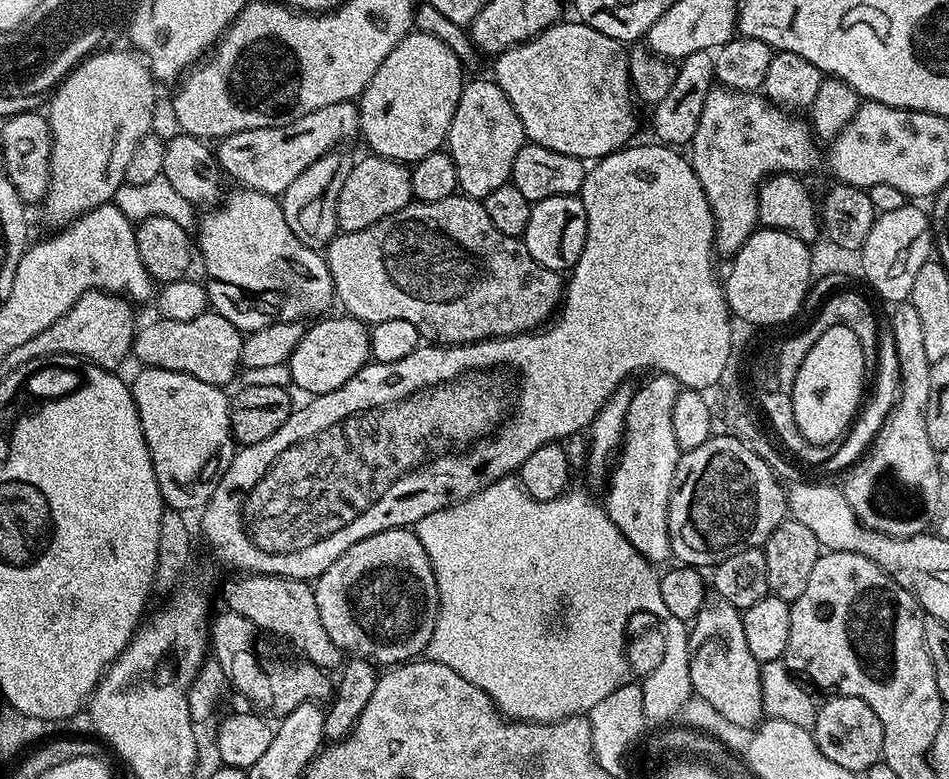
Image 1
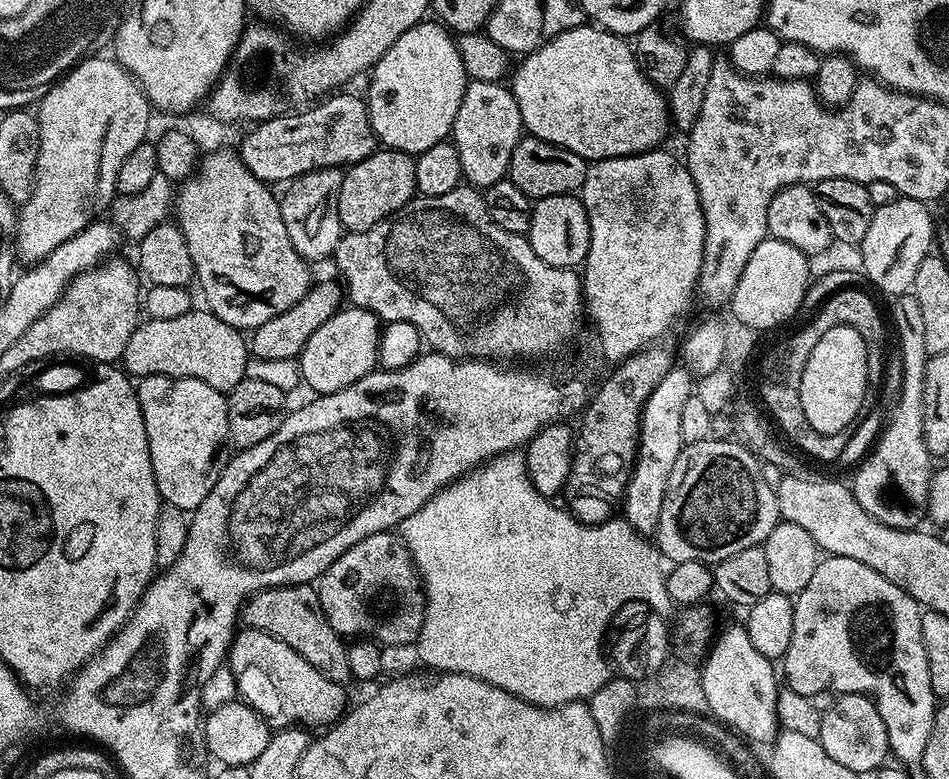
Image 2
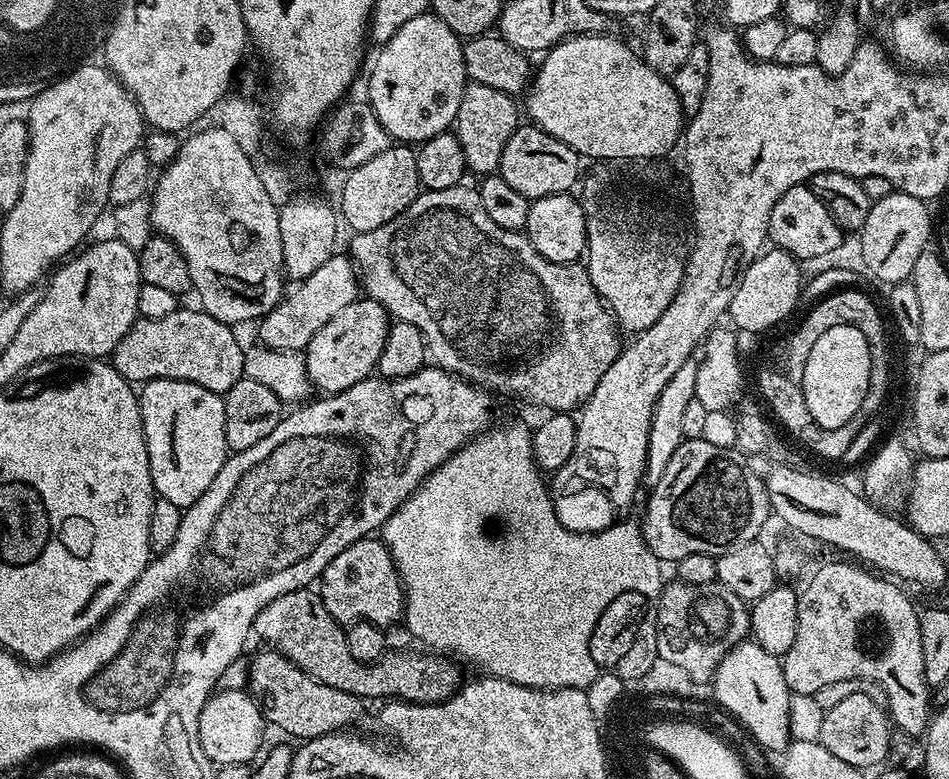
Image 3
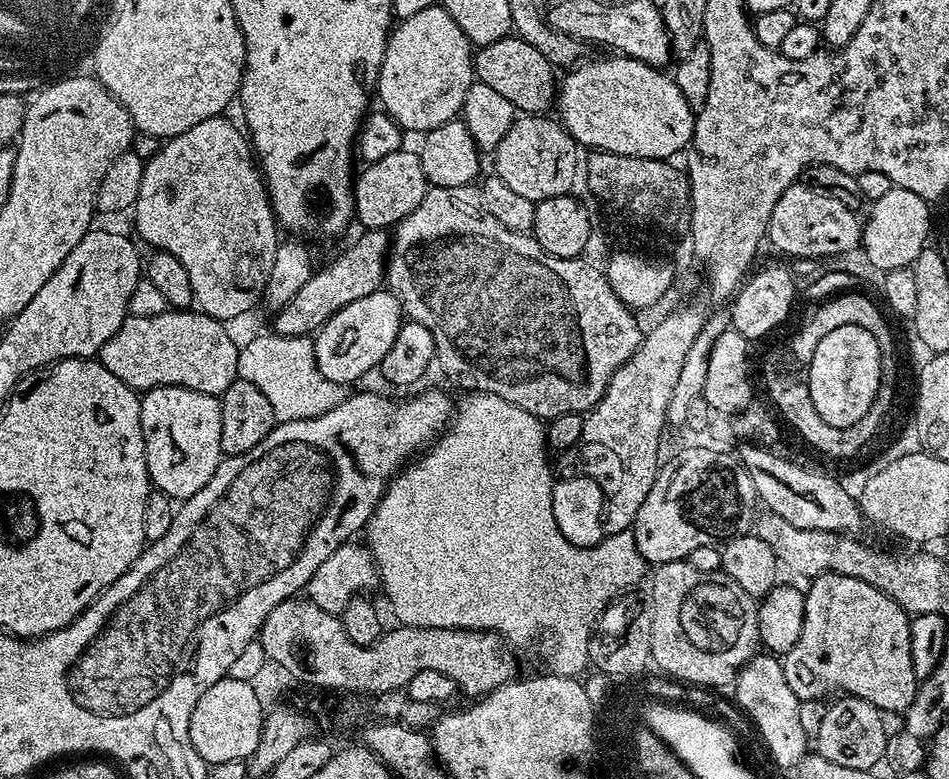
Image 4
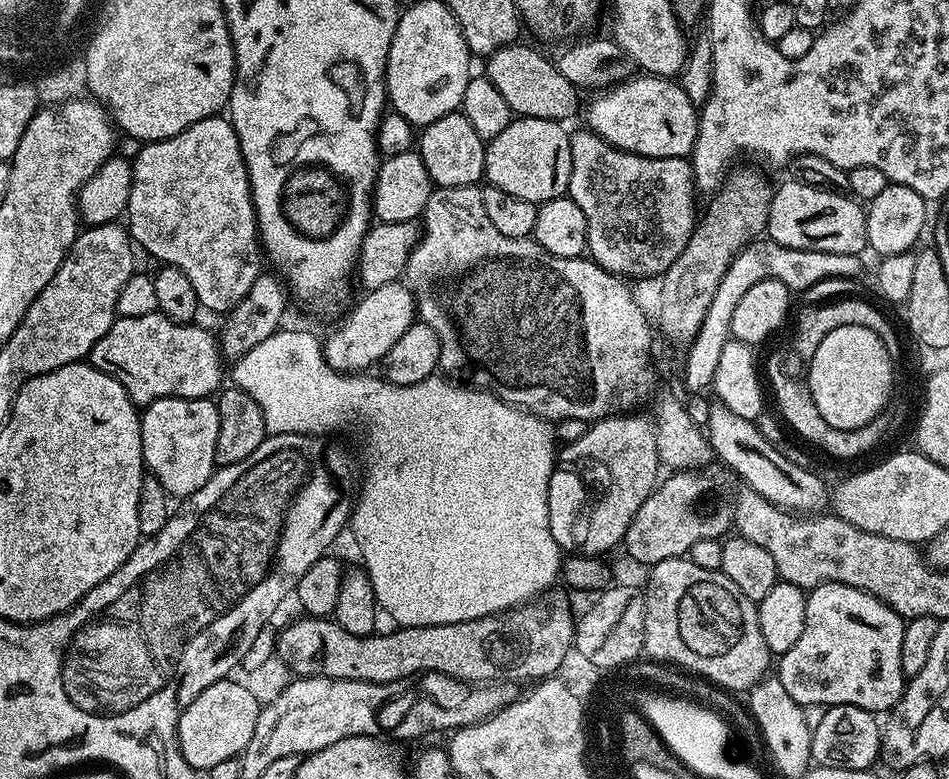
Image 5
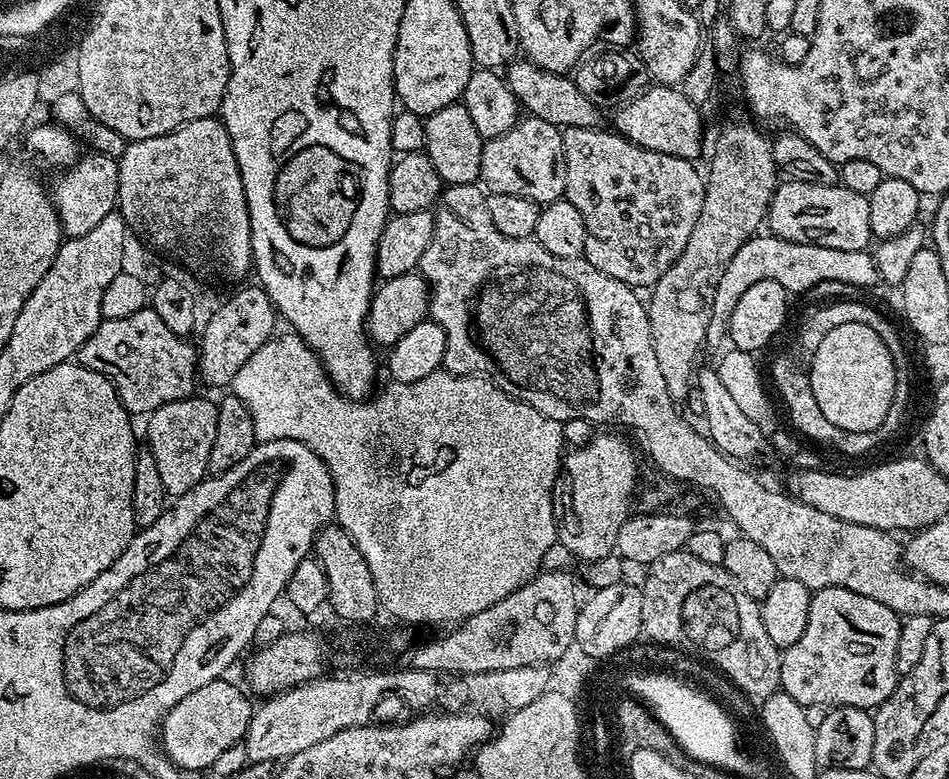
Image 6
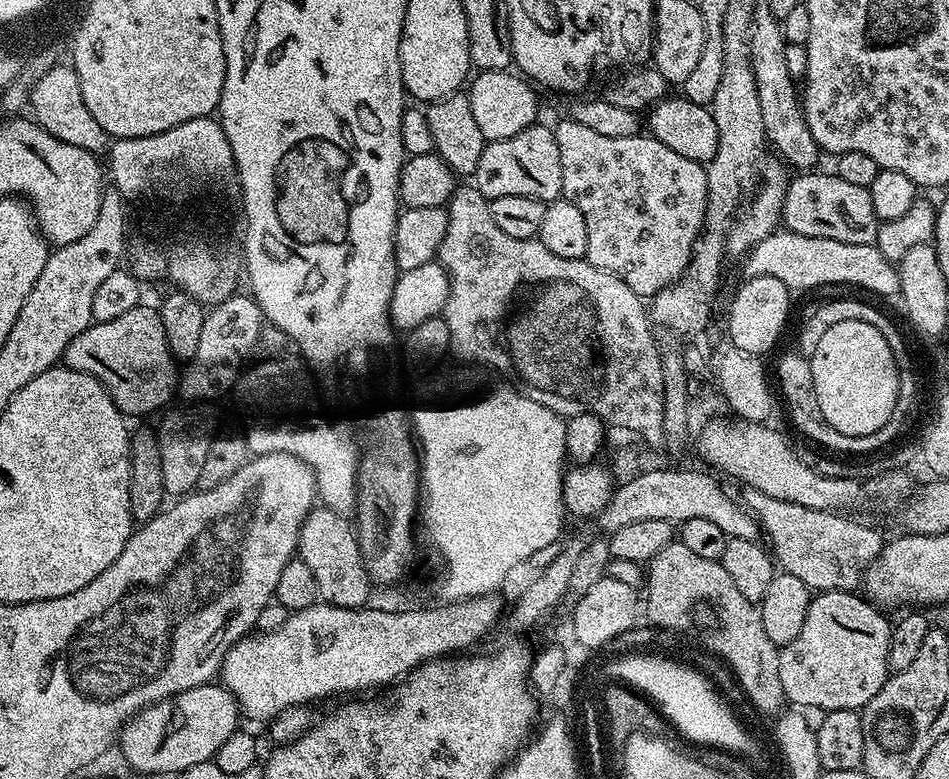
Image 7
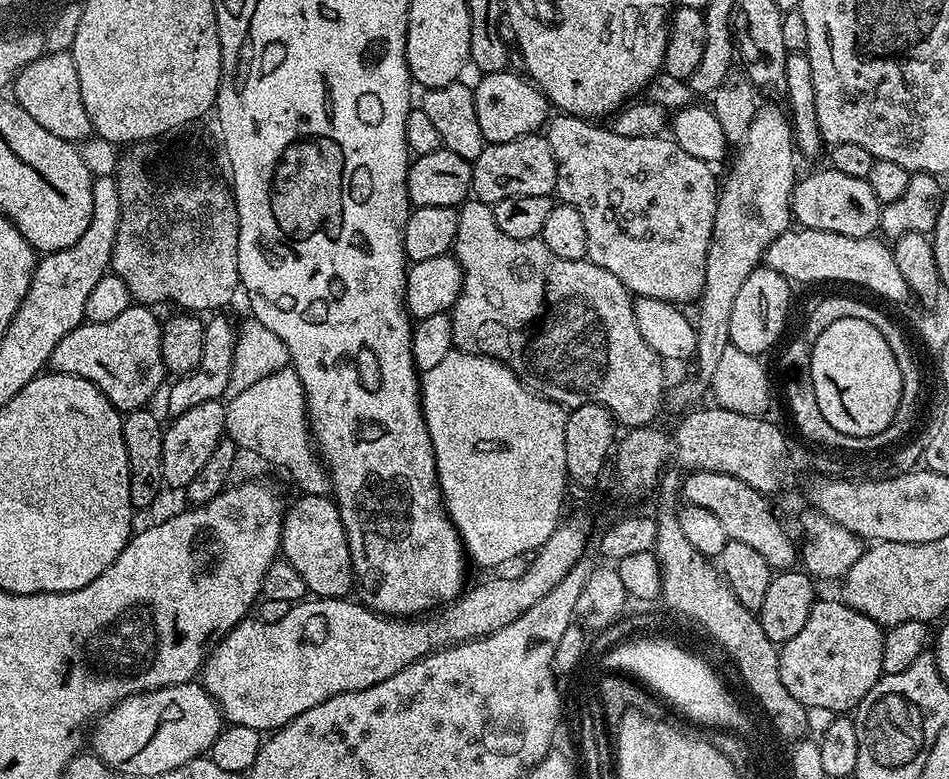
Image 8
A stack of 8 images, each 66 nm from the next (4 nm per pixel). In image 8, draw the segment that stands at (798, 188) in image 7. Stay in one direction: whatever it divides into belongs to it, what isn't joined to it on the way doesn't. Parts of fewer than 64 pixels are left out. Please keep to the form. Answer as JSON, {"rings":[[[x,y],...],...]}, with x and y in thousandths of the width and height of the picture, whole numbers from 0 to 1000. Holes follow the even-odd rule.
{"rings":[[[868,213],[865,221],[856,221],[840,235],[835,249],[834,276],[845,293],[908,306],[920,302],[926,294],[928,266],[927,257],[921,254],[921,244],[917,244],[914,231],[896,228],[891,223],[883,223],[883,218],[875,213]]]}

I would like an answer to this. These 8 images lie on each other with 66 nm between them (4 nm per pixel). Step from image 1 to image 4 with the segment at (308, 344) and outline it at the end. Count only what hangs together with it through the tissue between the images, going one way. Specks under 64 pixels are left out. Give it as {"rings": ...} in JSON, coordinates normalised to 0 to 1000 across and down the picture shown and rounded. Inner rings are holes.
{"rings":[[[401,372],[394,377],[386,377],[386,383],[377,383],[377,388],[369,388],[332,427],[331,451],[335,475],[348,490],[356,490],[370,496],[379,488],[388,476],[399,474],[403,460],[407,460],[407,449],[411,449],[415,434],[419,434],[419,424],[424,415],[421,385],[412,372]]]}

